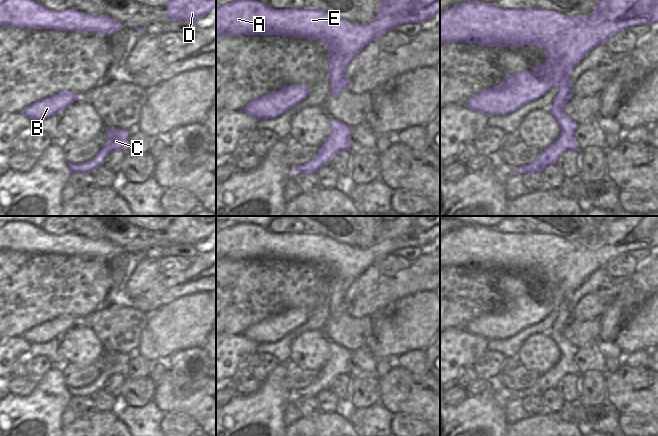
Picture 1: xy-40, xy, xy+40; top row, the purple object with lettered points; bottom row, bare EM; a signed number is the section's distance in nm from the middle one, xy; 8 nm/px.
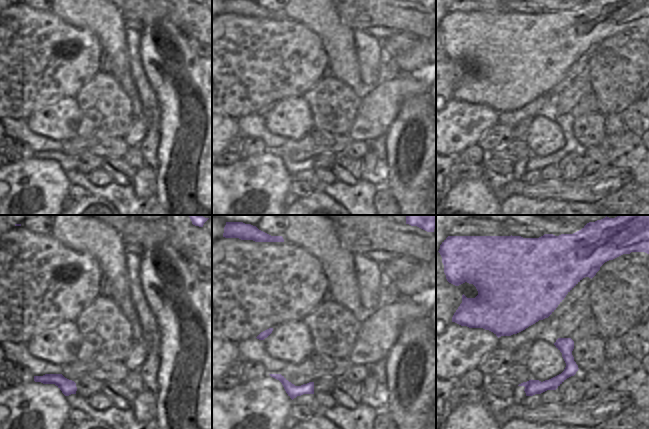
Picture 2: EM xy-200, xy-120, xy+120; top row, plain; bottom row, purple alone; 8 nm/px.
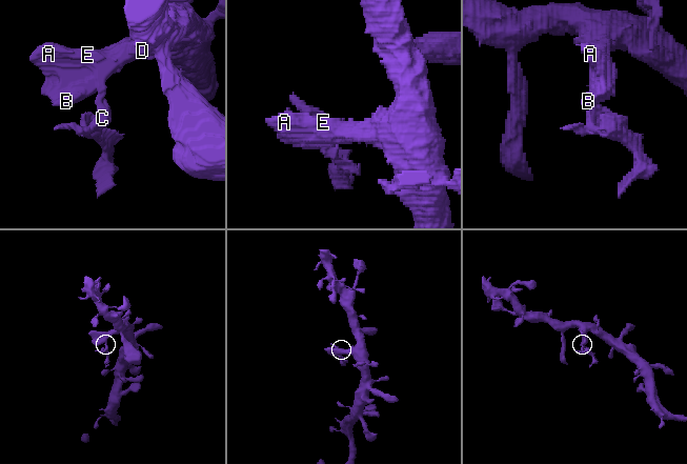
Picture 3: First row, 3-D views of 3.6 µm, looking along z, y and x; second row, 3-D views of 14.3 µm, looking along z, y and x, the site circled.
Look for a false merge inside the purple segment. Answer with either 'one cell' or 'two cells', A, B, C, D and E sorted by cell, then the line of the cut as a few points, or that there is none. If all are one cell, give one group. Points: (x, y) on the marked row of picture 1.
two cells | A B D E / C | xy (345, 74), (342, 80), (332, 89)

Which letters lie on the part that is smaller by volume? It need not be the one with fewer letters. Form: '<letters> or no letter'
C

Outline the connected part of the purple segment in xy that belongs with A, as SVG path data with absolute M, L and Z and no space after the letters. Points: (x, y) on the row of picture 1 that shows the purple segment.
M235 0L216 8L216 35L281 35L315 39L328 48L330 88L342 81L348 64L373 40L405 23L423 23L440 11L440 0L382 0L374 20L367 25L339 19L315 9L273 9L253 0Z

